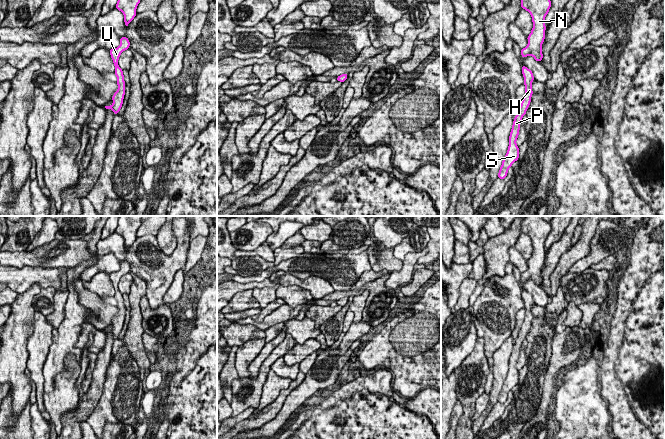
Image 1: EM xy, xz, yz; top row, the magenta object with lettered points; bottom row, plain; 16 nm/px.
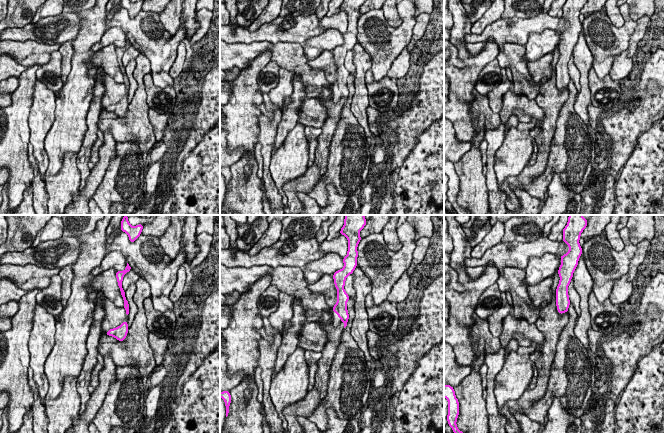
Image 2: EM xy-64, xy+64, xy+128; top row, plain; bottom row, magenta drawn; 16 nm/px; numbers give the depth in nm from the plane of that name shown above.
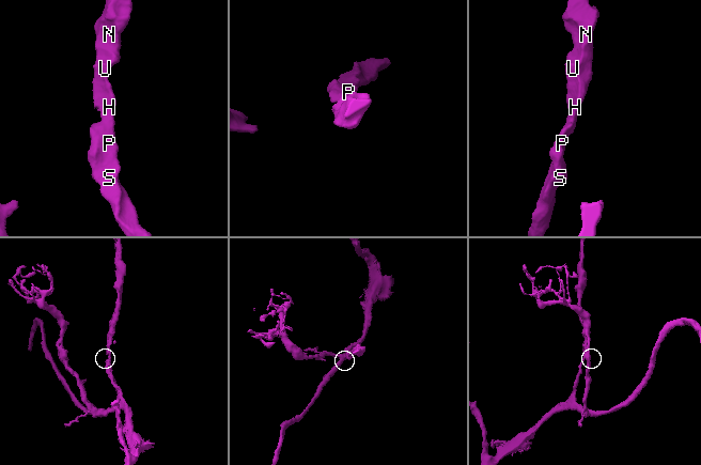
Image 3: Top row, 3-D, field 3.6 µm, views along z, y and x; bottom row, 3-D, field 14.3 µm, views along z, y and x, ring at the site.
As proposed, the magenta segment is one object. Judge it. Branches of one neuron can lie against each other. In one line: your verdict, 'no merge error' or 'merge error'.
no merge error

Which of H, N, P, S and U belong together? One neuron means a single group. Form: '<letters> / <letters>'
H N P S U

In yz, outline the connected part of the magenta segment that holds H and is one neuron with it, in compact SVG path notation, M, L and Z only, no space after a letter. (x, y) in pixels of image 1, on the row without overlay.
M522 289L522 299L524 301L523 308L525 309L525 318L518 333L518 337L513 345L512 353L509 360L508 374L506 379L504 380L502 389L498 396L499 403L505 403L508 398L508 393L515 385L519 383L519 371L517 370L516 365L519 359L522 342L524 339L526 339L526 335L531 327L531 321L533 319L532 306L535 305L533 296L524 289Z

